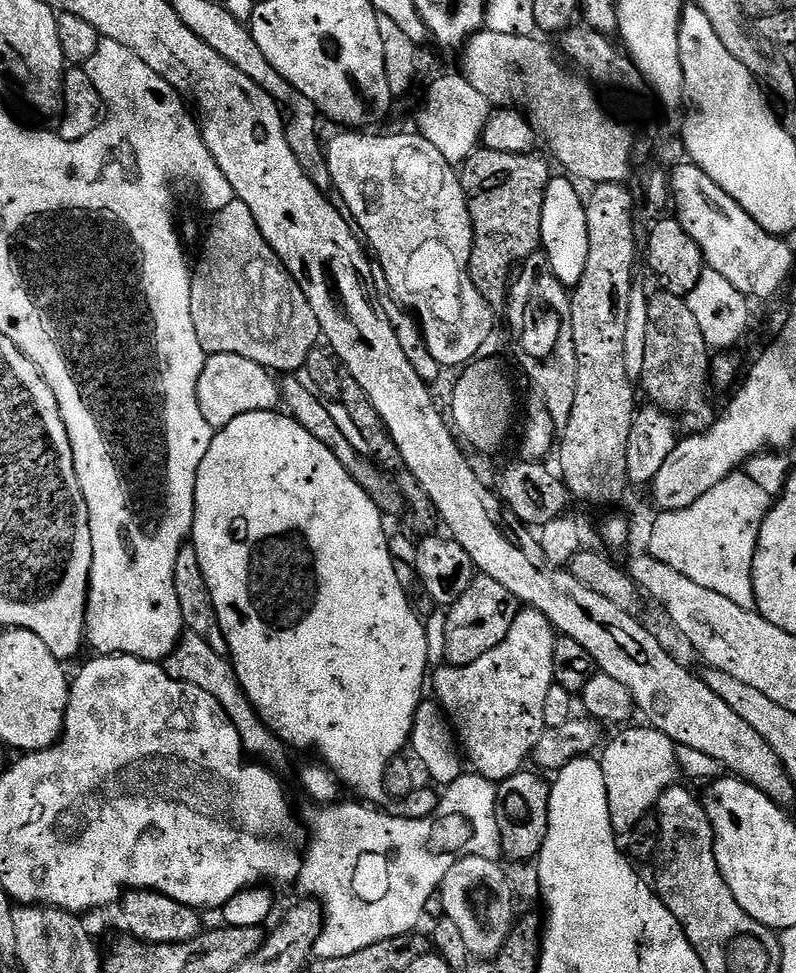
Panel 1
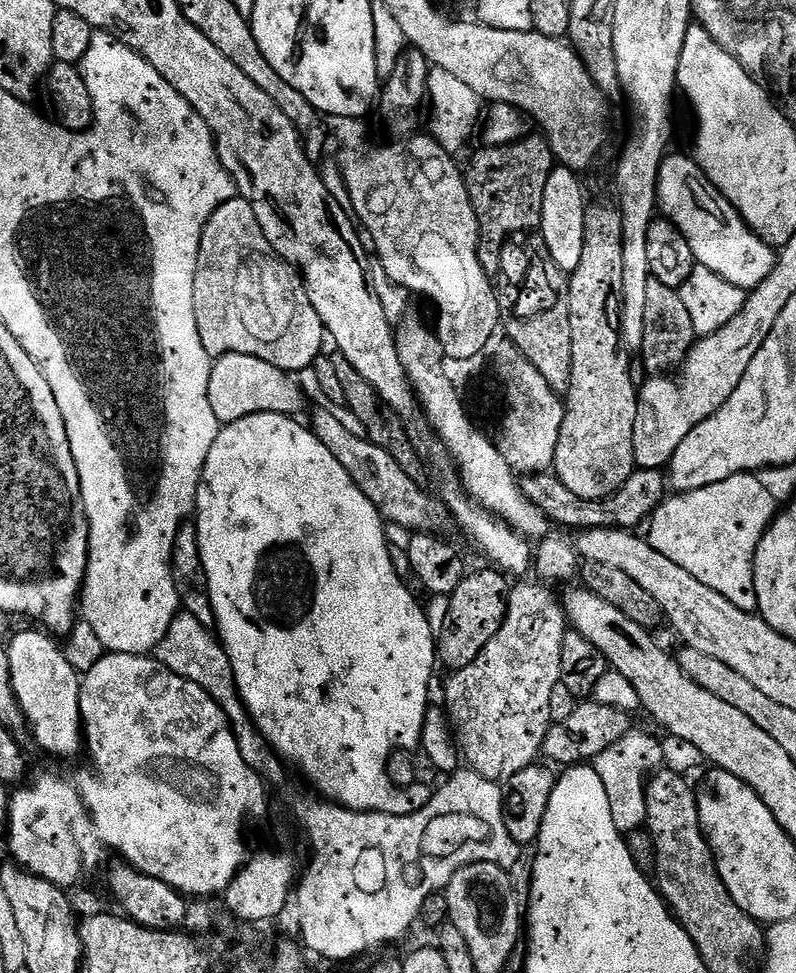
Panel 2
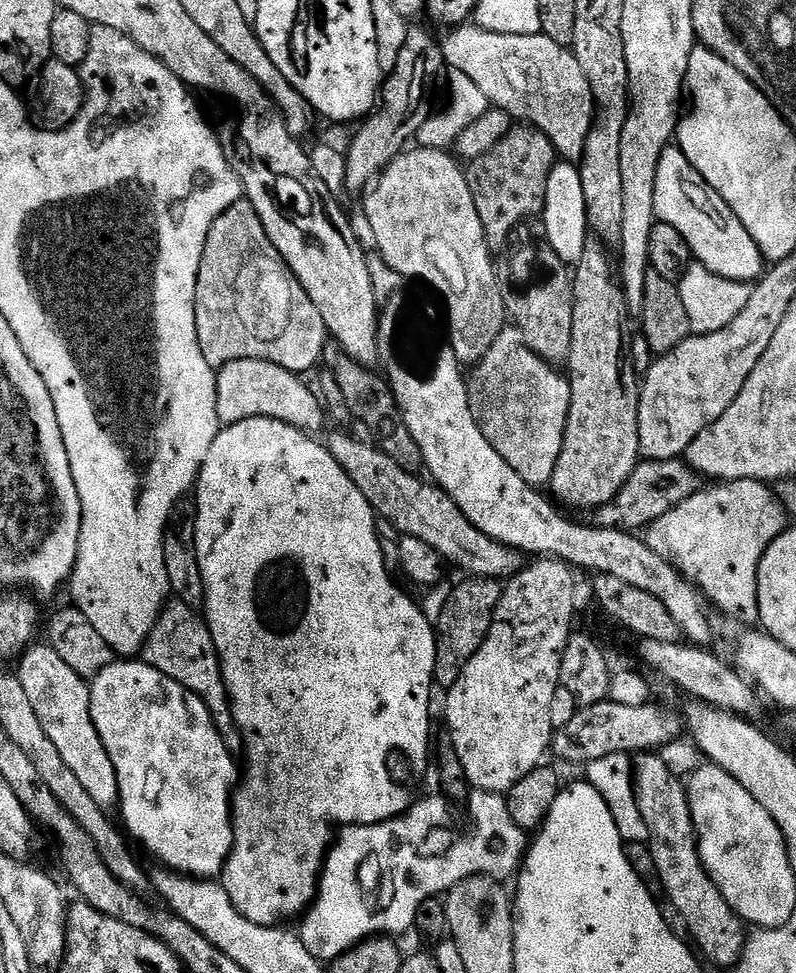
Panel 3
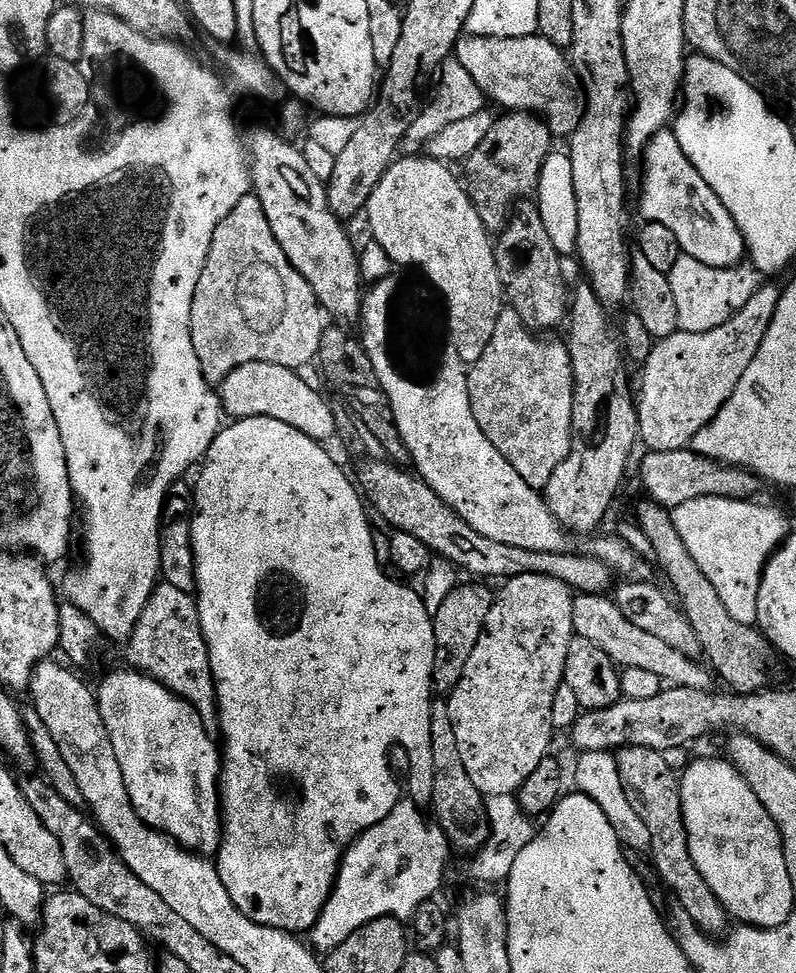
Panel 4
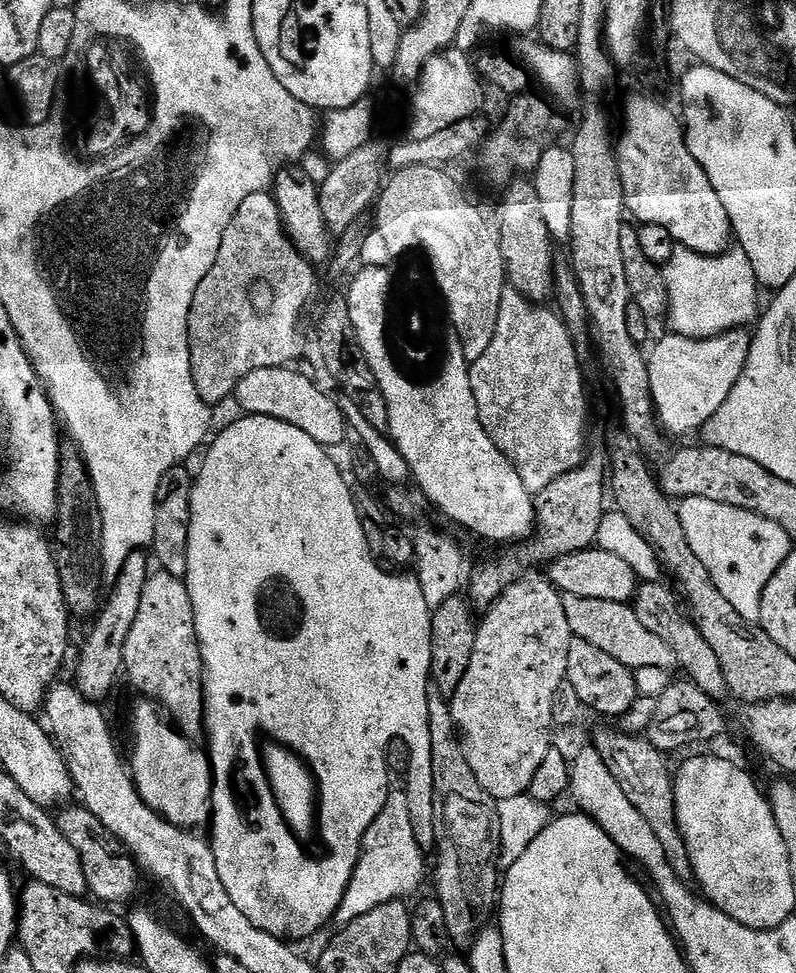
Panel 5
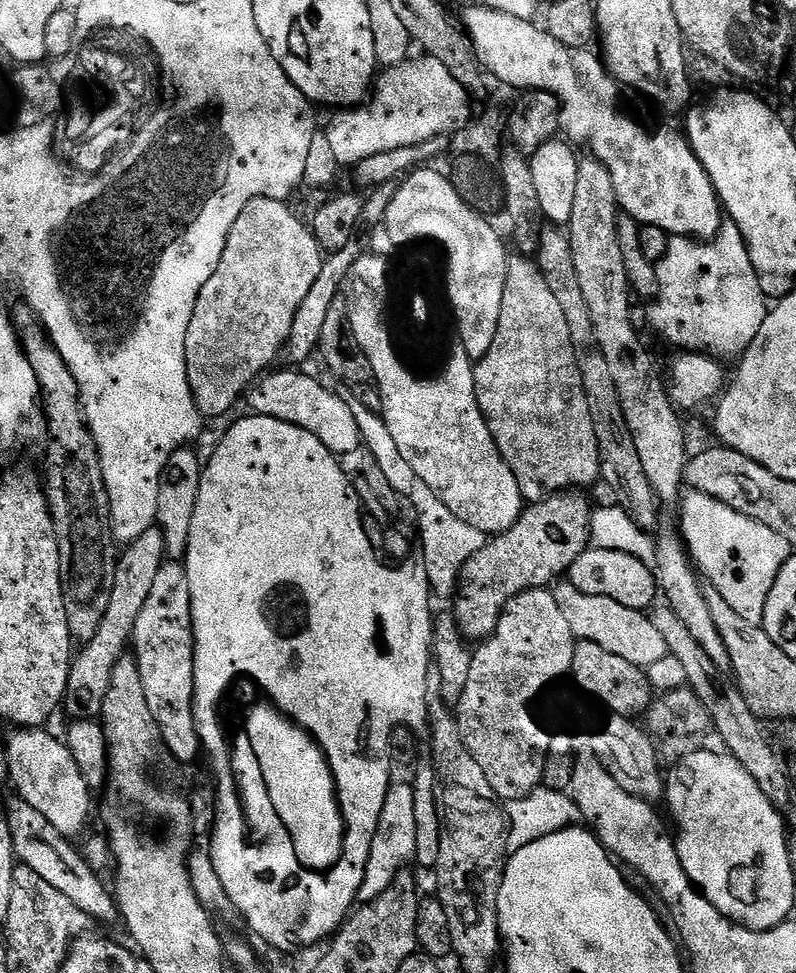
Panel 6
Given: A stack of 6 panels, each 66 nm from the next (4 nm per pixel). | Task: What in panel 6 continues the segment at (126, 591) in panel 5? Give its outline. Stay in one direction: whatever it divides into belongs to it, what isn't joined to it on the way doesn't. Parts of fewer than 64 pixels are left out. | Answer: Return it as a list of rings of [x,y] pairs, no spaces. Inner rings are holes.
[[[153,526],[144,534],[138,534],[129,544],[123,545],[114,570],[114,586],[110,590],[110,602],[106,606],[106,614],[102,618],[102,626],[94,638],[83,641],[84,648],[75,653],[68,675],[68,688],[64,691],[63,711],[72,715],[73,721],[96,720],[102,714],[102,706],[106,706],[106,693],[110,690],[110,678],[114,675],[114,666],[129,651],[134,626],[138,622],[138,614],[142,614],[150,589],[154,586],[158,570],[166,562],[166,538],[162,538],[159,526]]]

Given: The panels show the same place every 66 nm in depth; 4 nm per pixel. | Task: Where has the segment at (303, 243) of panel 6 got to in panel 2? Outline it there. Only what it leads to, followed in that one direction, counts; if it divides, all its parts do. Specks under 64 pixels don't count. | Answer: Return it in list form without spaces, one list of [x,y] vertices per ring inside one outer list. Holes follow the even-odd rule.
[[[233,198],[218,210],[206,222],[204,232],[200,236],[200,253],[198,254],[198,270],[194,274],[194,318],[198,322],[198,338],[202,338],[202,346],[206,346],[206,354],[213,358],[219,358],[226,354],[250,354],[254,358],[262,358],[262,362],[270,362],[270,366],[278,366],[278,370],[289,374],[297,374],[303,368],[311,369],[319,356],[325,351],[326,333],[322,318],[318,318],[318,310],[310,306],[310,298],[304,289],[304,282],[300,278],[299,272],[290,267],[285,260],[279,256],[266,242],[266,234],[262,234],[262,226],[258,226],[258,218],[254,215],[254,206],[250,202]]]

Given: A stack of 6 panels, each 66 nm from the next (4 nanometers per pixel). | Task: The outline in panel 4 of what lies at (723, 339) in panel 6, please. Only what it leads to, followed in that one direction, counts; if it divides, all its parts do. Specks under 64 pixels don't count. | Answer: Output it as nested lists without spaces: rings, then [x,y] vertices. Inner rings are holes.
[[[683,254],[674,265],[674,270],[668,273],[668,281],[674,290],[682,332],[705,332],[722,326],[722,322],[734,318],[734,314],[738,314],[738,310],[742,310],[762,287],[760,273],[751,266],[715,268]]]

